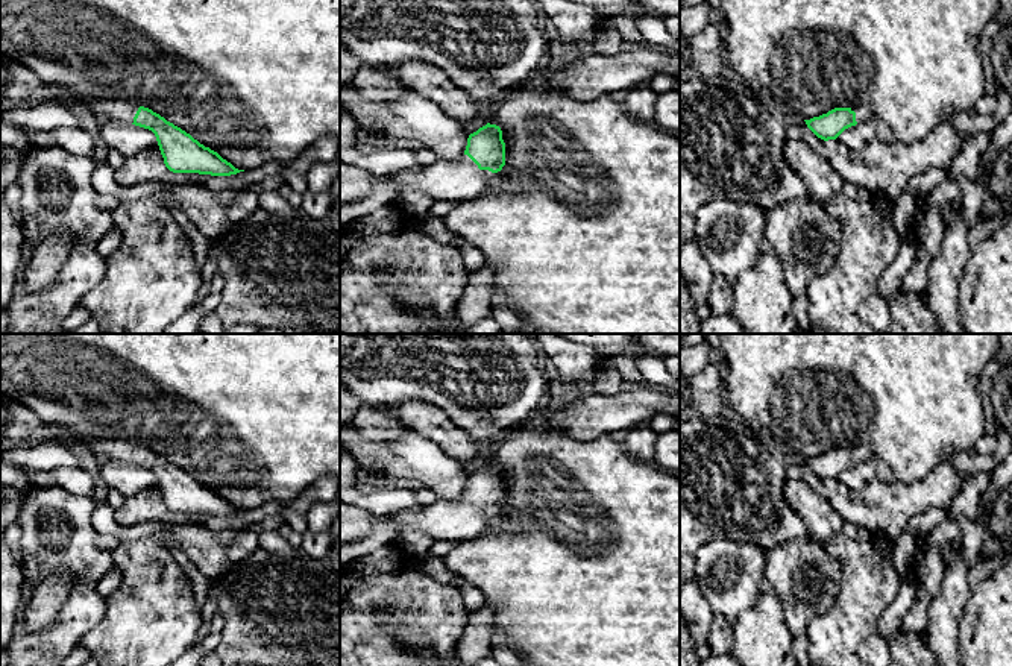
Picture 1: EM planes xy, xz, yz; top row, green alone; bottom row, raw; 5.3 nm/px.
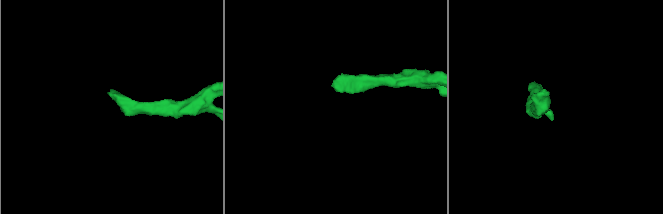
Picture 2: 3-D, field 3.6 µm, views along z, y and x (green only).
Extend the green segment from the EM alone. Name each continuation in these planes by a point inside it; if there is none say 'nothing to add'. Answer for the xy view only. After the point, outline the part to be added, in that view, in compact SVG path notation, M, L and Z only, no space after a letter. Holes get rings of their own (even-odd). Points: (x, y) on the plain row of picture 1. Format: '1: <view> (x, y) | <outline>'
1: xy (105, 449) | M46 423L38 428L29 437L27 443L18 449L30 449L47 441L64 443L74 438L83 440L90 446L99 466L112 460L132 464L134 457L140 448L140 445L129 440L102 438L97 435L74 431L64 423Z

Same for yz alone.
1: yz (862, 452) | M865 445L851 446L851 451L856 452L856 461L857 461L857 463L874 458L871 449L869 449L868 446L865 446Z

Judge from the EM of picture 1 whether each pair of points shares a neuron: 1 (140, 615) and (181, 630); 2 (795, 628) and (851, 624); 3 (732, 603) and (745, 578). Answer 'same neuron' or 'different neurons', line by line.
1: same neuron
2: different neurons
3: same neuron

